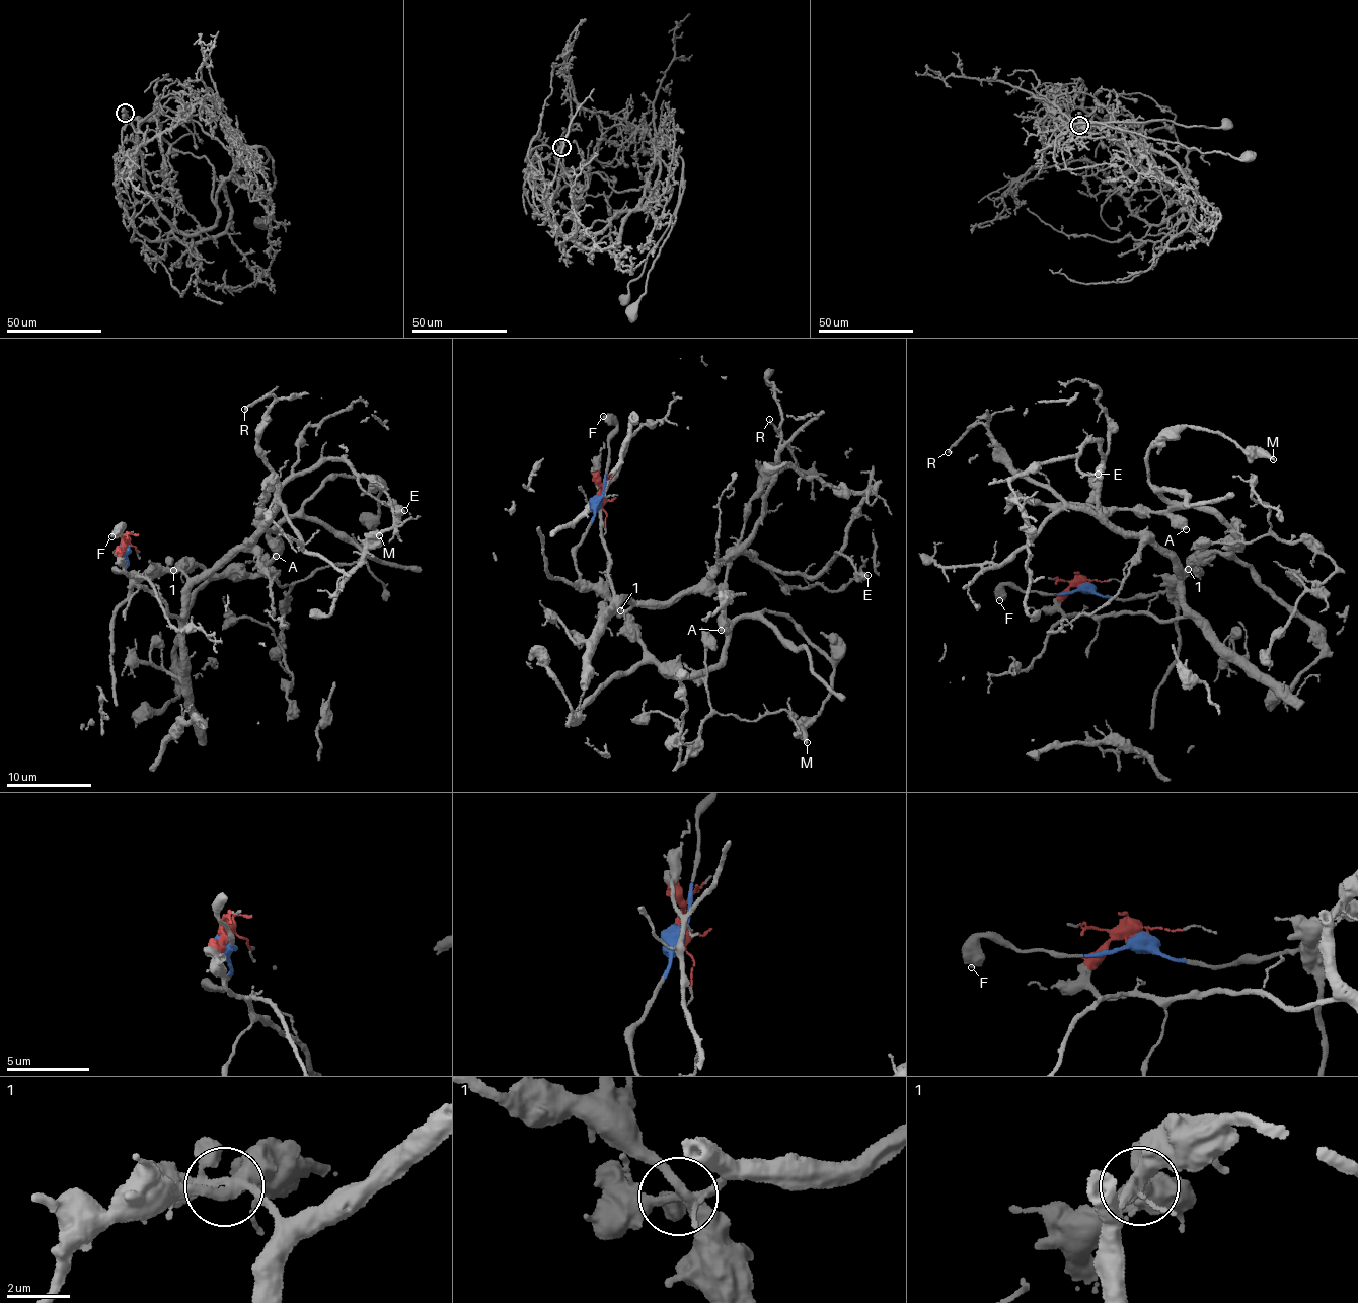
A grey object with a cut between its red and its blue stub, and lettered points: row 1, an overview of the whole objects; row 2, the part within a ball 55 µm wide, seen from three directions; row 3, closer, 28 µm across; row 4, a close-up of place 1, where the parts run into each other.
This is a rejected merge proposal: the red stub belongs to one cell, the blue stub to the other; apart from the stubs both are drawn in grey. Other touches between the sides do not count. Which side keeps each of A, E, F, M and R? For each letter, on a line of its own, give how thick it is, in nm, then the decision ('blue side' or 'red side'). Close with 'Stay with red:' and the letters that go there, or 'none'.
A: calibre 600 nm; blue side
E: calibre 440 nm; red side
F: calibre 500 nm; blue side
M: calibre 240 nm; blue side
R: calibre 170 nm; red side
Stay with red: E, R

